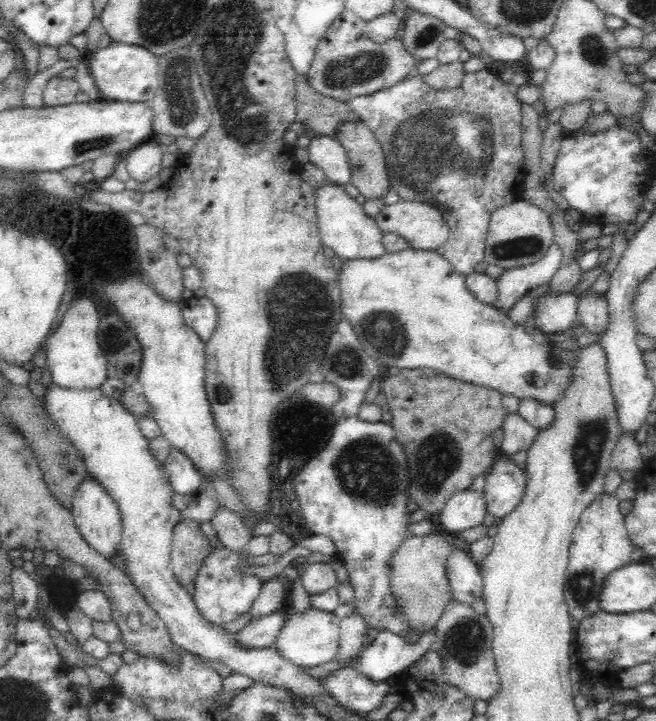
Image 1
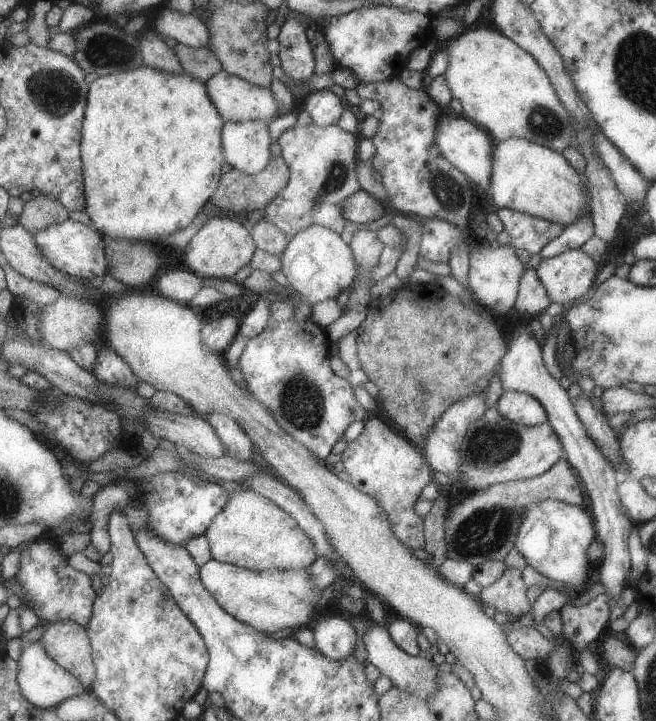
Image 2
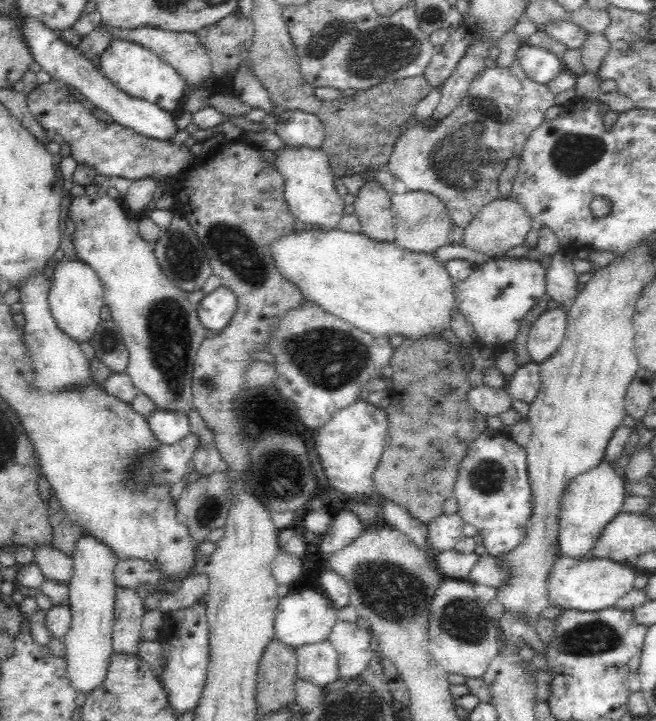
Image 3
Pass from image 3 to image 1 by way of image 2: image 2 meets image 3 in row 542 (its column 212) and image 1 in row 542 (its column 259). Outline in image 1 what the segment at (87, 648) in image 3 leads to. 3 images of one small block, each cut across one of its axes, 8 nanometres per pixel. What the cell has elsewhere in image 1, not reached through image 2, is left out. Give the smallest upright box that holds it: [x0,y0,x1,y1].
[70,472,123,559]

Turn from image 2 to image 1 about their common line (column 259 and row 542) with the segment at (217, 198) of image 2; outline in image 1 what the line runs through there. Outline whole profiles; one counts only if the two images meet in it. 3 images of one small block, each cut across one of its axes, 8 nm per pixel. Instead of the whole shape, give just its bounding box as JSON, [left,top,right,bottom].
[170,521,210,589]

